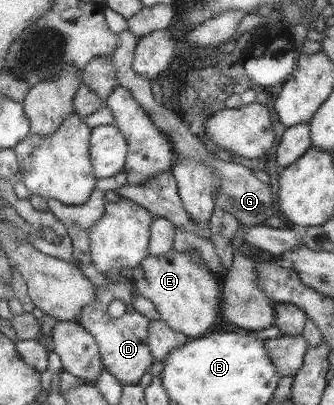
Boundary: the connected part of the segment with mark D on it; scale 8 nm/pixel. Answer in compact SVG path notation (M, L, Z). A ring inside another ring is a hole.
M126 279L121 283L111 282L105 286L95 287L94 300L83 307L81 315L74 317L75 321L96 341L104 370L113 375L121 385L137 384L137 379L145 373L145 369L153 361L149 355L149 319L139 315L131 307L131 289L133 286L131 280ZM113 299L119 299L125 305L124 313L118 318L112 318L107 314L107 305Z

